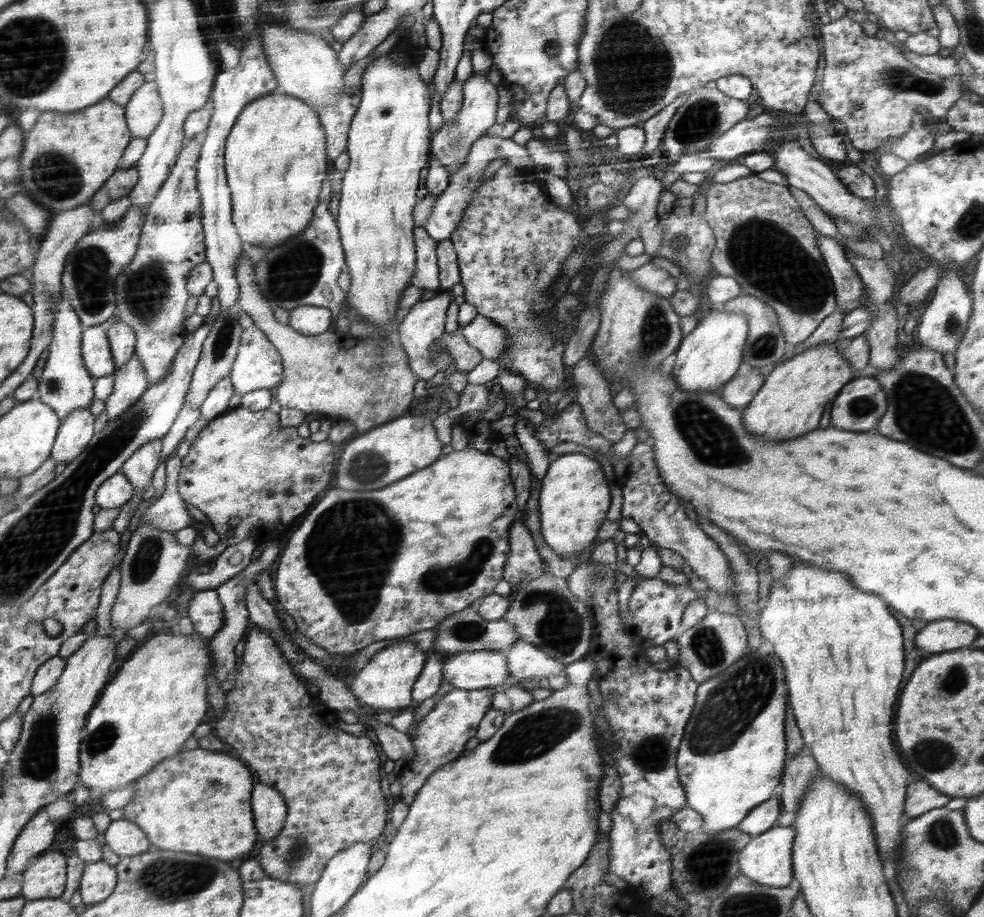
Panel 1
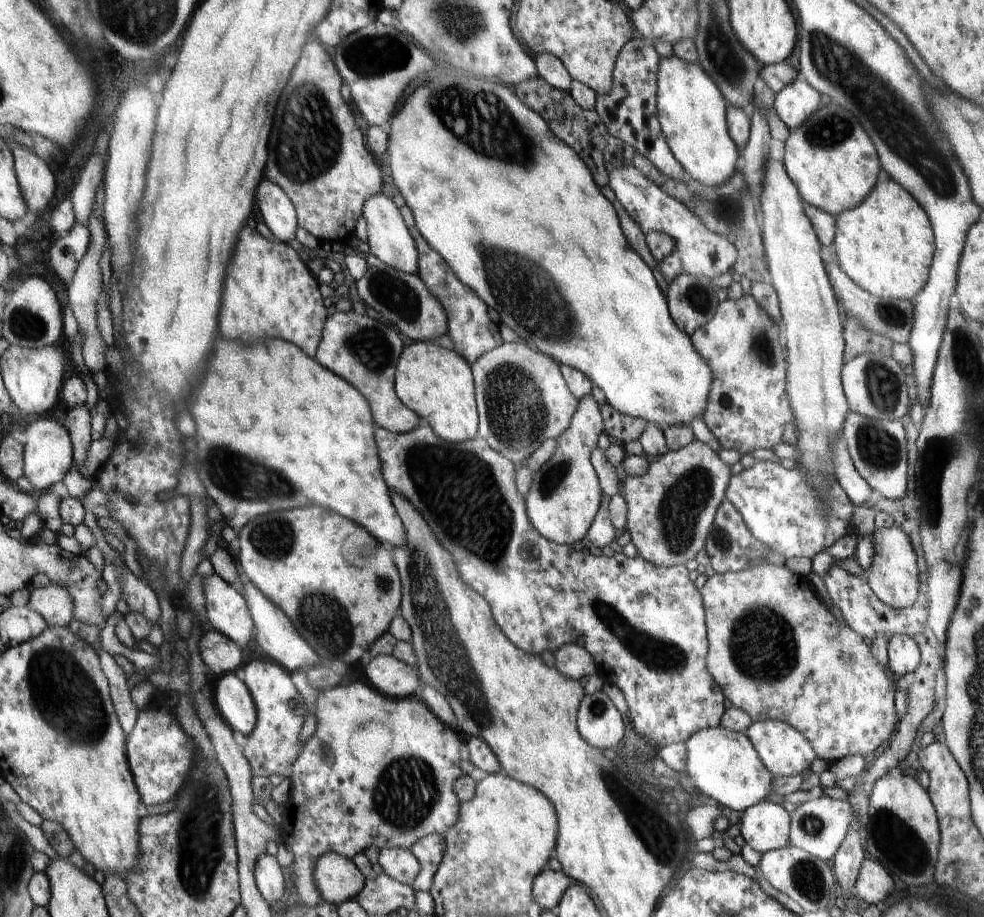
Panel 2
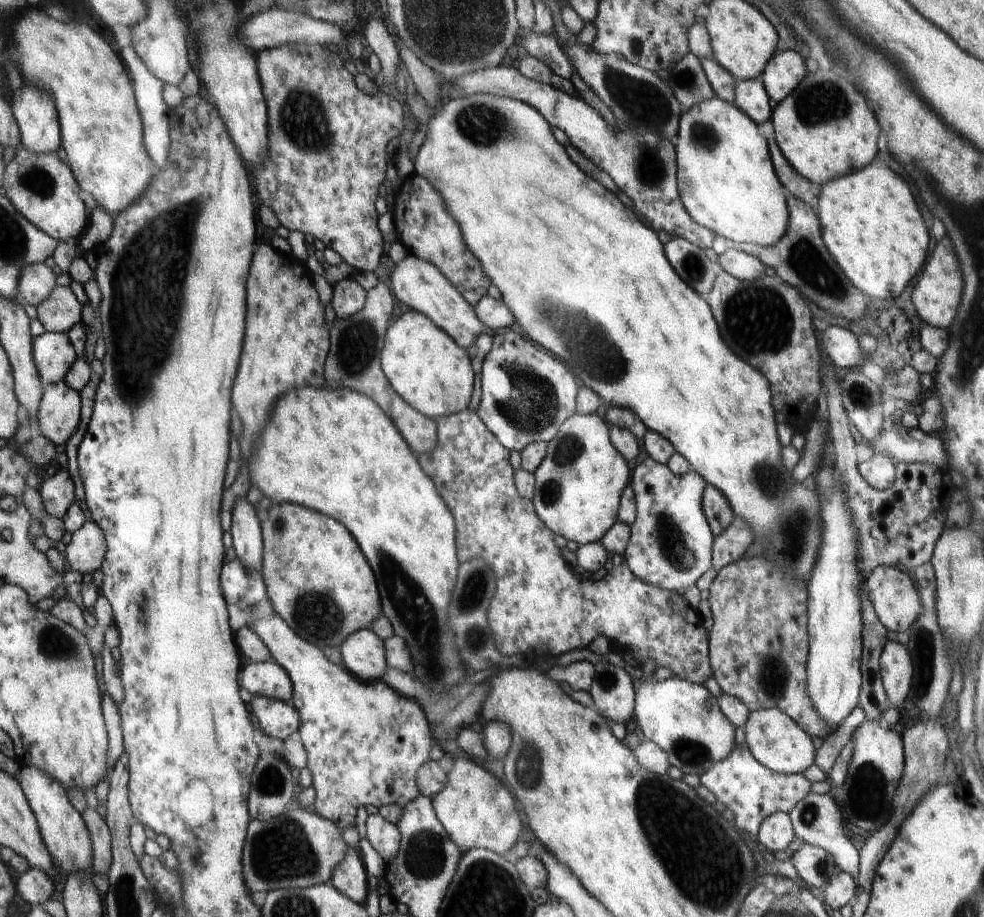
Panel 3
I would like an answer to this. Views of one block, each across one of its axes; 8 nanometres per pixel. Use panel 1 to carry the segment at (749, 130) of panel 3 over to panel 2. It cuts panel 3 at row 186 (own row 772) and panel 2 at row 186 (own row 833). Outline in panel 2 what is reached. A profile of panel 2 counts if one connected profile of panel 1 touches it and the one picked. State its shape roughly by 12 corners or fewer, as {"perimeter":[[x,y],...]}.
{"perimeter":[[660,58],[656,114],[705,187],[736,172],[720,87],[700,63]]}

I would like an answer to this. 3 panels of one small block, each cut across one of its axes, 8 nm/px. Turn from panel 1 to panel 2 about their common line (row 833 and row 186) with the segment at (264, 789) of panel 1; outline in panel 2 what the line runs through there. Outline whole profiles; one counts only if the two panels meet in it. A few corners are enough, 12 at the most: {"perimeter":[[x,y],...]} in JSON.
{"perimeter":[[262,182],[258,206],[266,226],[289,243],[300,225],[281,186]]}

